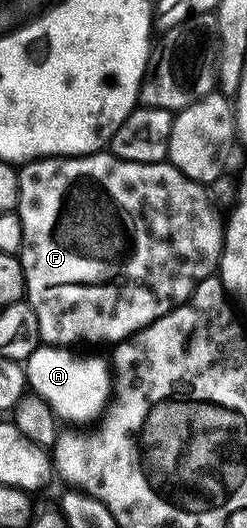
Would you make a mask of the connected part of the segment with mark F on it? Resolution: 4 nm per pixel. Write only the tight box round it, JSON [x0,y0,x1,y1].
[17,150,225,348]

